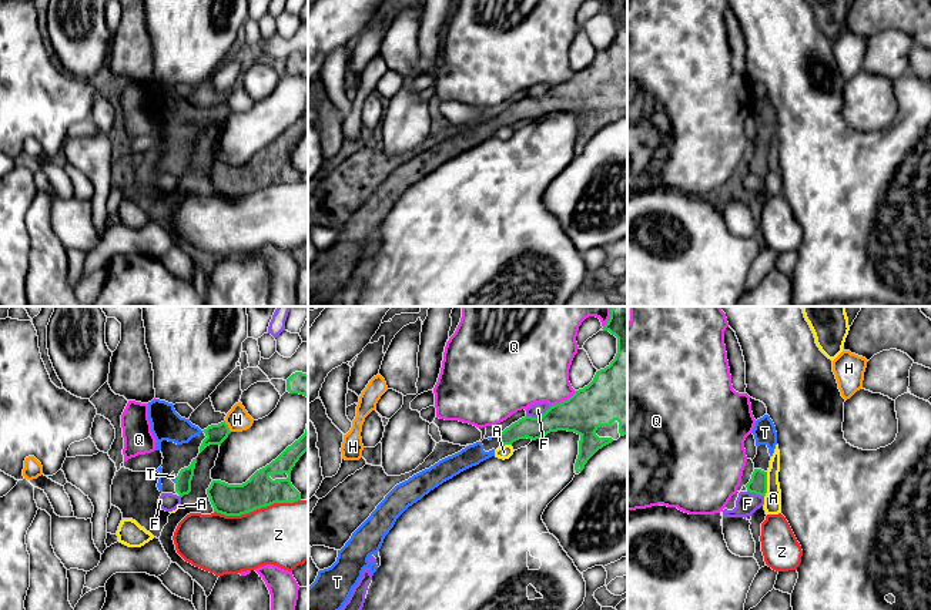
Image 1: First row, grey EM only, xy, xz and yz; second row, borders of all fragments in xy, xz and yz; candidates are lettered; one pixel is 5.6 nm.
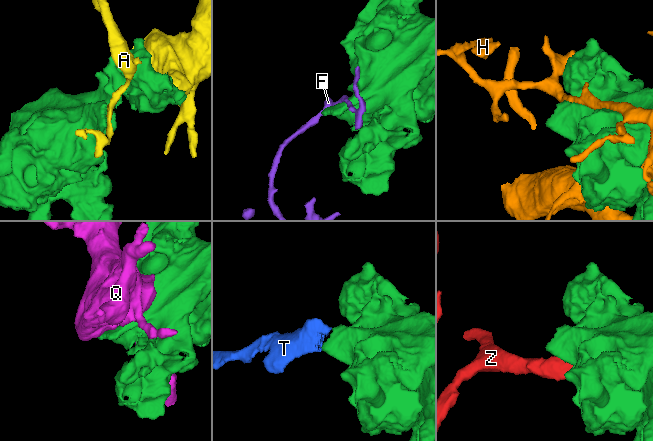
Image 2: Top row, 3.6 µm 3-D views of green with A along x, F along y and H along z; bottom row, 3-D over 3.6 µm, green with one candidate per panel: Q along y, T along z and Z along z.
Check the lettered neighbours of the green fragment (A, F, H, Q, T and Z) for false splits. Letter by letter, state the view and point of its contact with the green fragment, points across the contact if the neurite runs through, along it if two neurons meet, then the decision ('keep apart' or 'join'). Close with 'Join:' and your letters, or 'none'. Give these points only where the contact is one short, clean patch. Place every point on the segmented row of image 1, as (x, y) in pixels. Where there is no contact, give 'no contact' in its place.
A: meets green in yz at (766, 485); keep apart
F: meets green in xz at (539, 416); keep apart
H: meets green in xy at (227, 426); keep apart
Q: meets green in xz at (563, 401); keep apart
T: meets green in xy at (176, 481); runs through xy (183, 483), (176, 481), (173, 476); join
Z: meets green in xy at (257, 508); keep apart
Join: T

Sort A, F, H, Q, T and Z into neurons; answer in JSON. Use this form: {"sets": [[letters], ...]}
{"sets": [["A"], ["F"], ["H"], ["Q"], ["T"], ["Z"]]}

